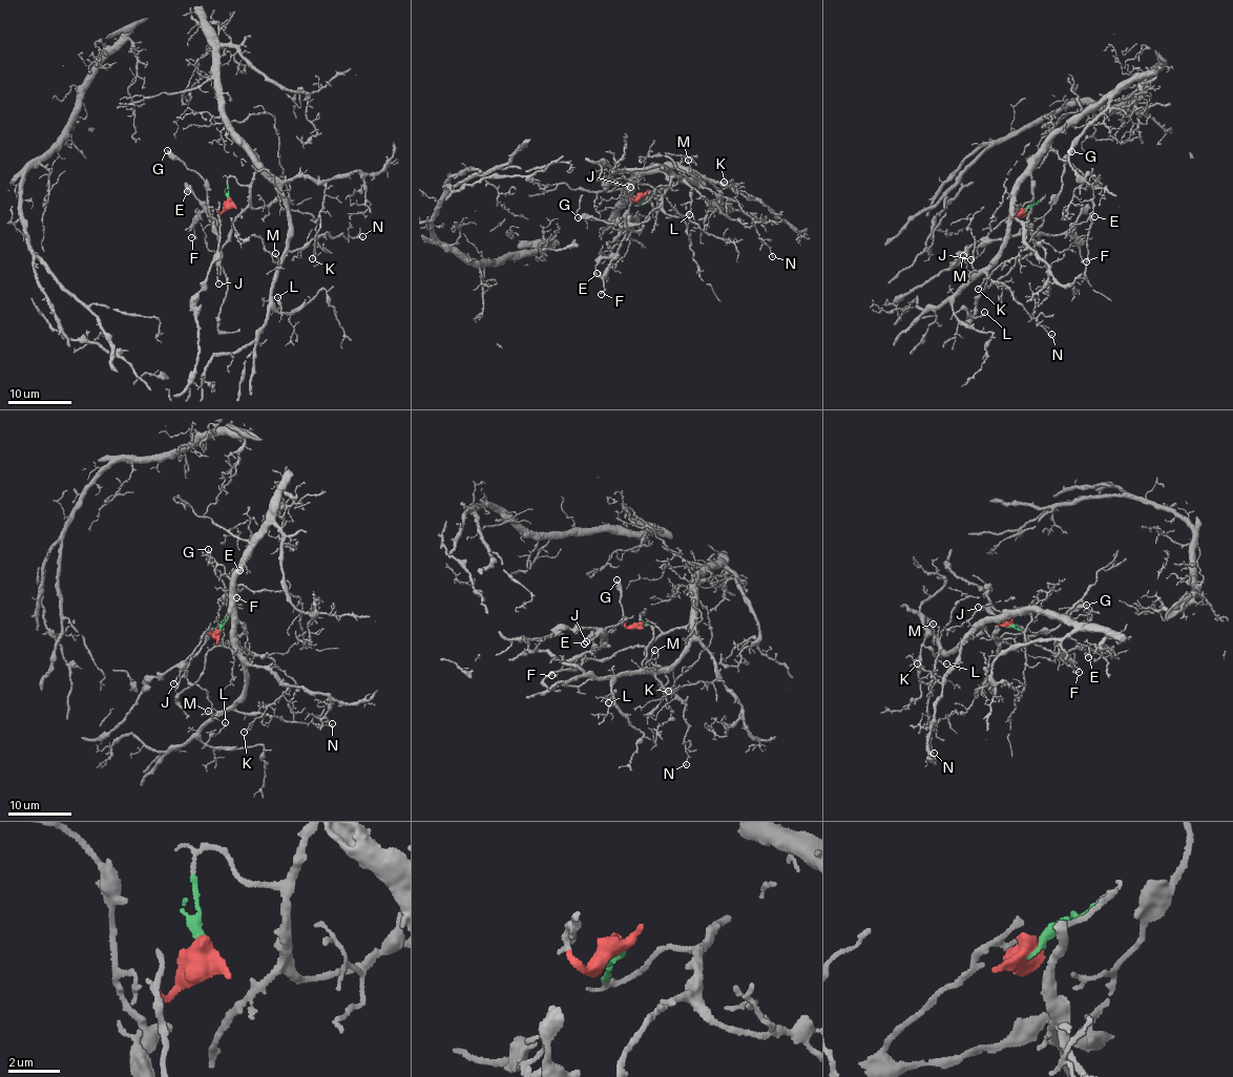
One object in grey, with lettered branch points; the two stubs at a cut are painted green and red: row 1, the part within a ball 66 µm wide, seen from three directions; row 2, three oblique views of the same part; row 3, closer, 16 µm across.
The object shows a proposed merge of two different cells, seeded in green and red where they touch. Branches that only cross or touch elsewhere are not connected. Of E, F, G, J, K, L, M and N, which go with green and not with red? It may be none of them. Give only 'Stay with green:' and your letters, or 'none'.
Stay with green: K, L, M, N

